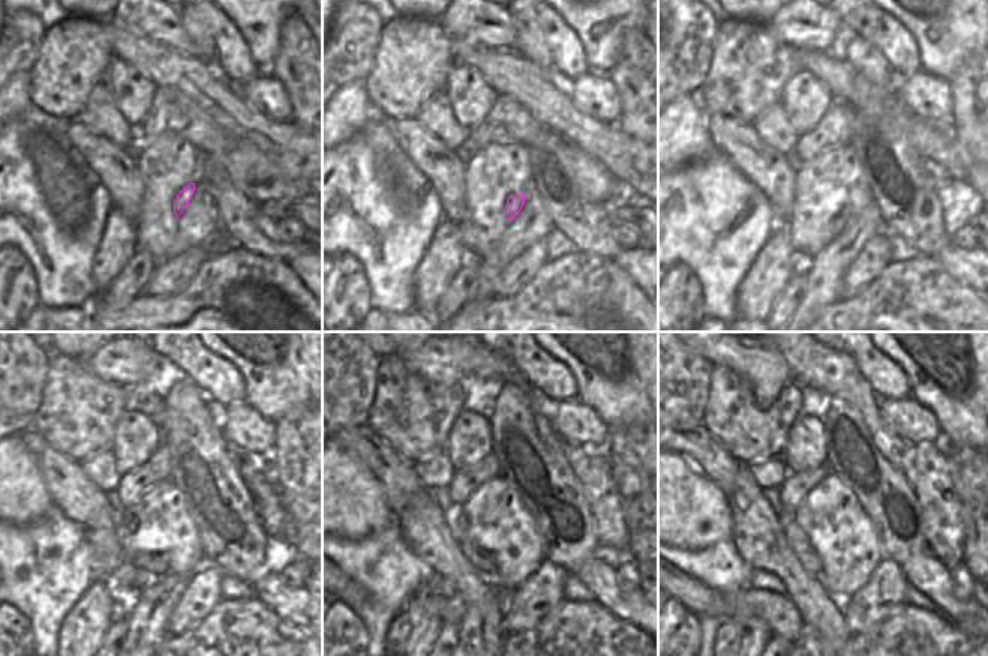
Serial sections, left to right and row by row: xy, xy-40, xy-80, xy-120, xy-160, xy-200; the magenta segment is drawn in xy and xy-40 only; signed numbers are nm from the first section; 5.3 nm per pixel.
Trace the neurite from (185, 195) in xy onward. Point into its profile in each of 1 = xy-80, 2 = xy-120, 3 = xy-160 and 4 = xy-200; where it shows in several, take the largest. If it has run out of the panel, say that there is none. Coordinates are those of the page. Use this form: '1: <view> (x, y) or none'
1: xy-80 (838, 222)
2: xy-120 (152, 565)
3: xy-160 (482, 560)
4: xy-200 (798, 542)

